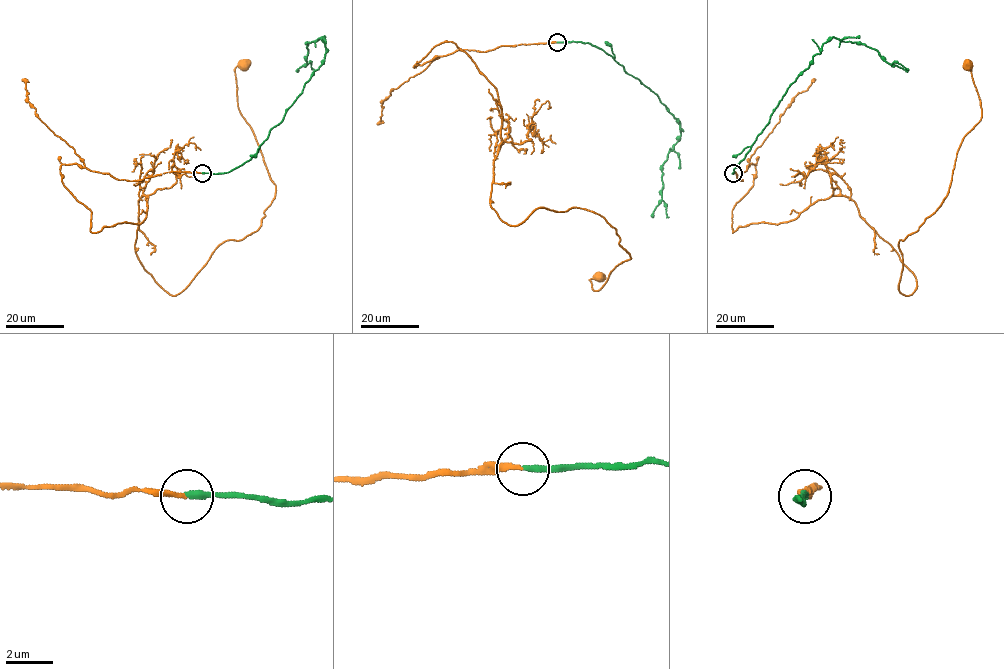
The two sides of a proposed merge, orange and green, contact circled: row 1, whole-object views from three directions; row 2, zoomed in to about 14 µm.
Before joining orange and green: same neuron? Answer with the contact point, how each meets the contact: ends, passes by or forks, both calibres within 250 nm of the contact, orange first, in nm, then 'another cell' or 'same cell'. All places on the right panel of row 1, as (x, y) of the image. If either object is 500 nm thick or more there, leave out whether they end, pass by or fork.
place (733, 173); orange ends; green ends; calibres 190 and 280 nm; same cell

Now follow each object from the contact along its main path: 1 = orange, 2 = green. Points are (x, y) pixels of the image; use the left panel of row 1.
1: (202, 173), (60, 169), (96, 233), (146, 196), (135, 252), (177, 295), (274, 197), (250, 60)
2: (202, 173), (226, 173), (258, 150), (320, 66), (326, 52), (322, 37), (308, 42), (307, 63), (297, 70)

